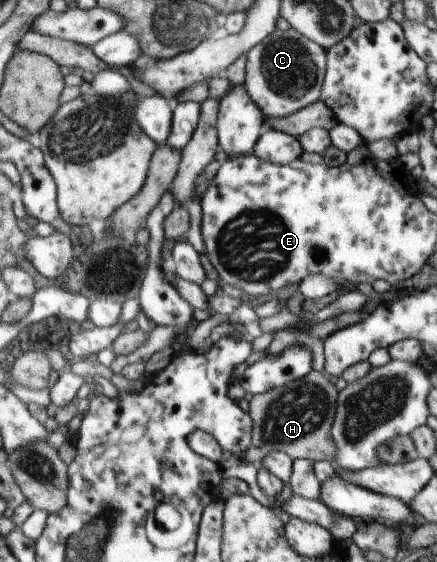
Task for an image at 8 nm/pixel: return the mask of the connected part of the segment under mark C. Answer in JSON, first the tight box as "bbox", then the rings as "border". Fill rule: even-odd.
{"bbox":[245,28,327,119],"border":[[[295,28],[276,29],[267,40],[247,53],[245,87],[265,117],[281,119],[296,114],[320,98],[327,51]]]}

